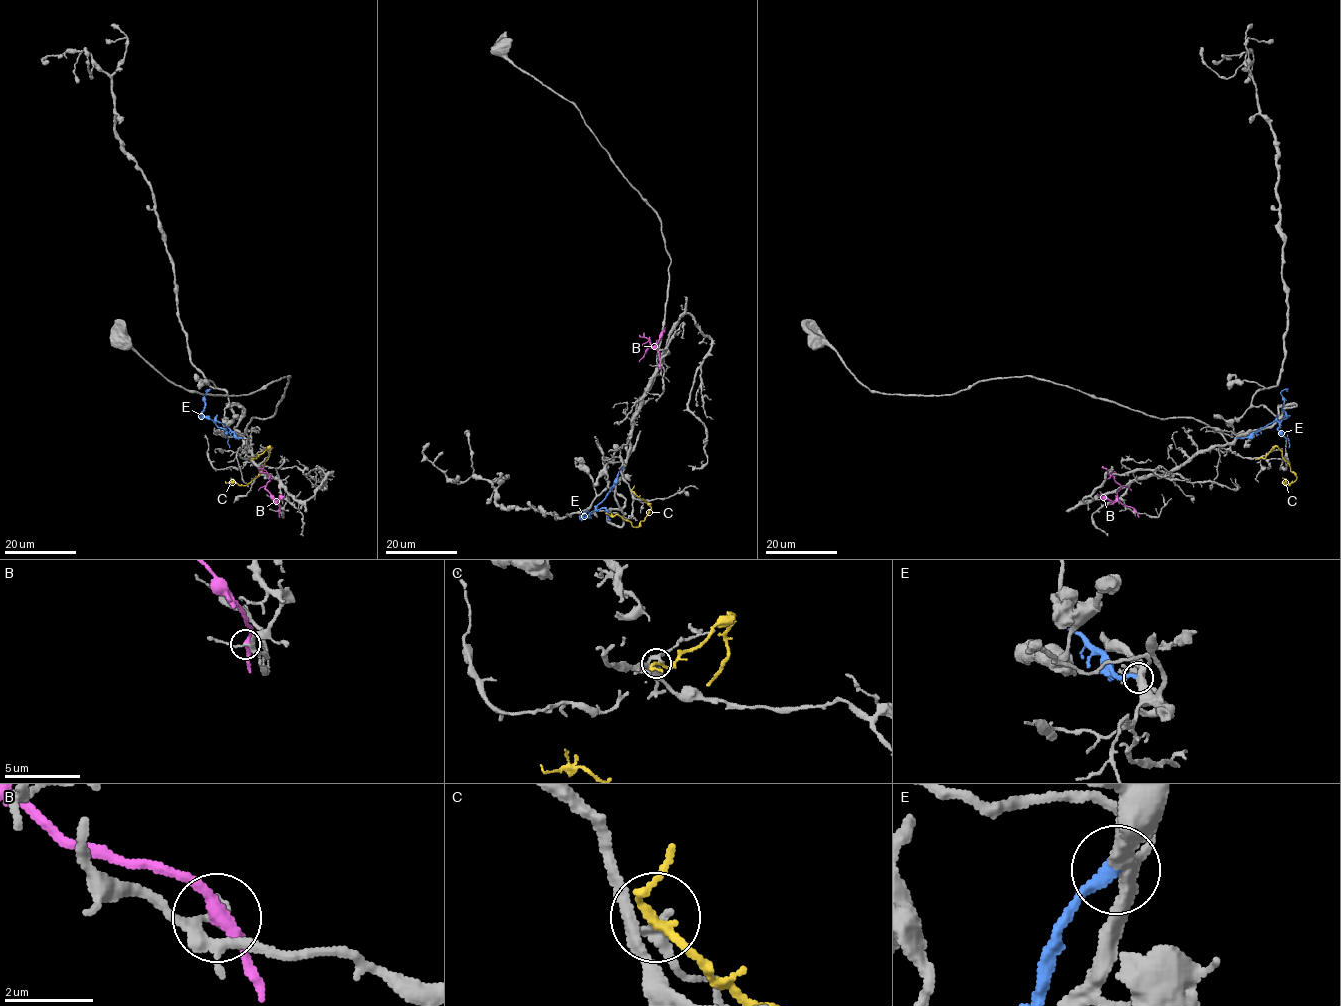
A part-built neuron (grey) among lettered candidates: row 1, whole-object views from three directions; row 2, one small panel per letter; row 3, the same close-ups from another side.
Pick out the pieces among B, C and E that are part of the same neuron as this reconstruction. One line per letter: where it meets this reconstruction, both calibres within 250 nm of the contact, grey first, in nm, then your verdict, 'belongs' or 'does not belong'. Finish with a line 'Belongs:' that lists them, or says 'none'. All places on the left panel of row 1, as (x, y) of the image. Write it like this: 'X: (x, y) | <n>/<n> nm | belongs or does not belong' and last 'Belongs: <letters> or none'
B: (278, 510) | 130/300 nm | does not belong
C: (252, 457) | 150/190 nm | does not belong
E: (242, 438) | 360/280 nm | belongs
Belongs: E

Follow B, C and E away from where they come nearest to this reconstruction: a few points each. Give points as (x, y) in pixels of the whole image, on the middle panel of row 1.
B: (659, 365), (659, 352), (654, 347), (645, 351), (650, 341), (639, 335)
C: (633, 491), (651, 507), (637, 526), (618, 515), (605, 514)
E: (623, 467), (607, 496), (593, 510), (583, 516), (587, 511), (589, 515), (585, 518)

